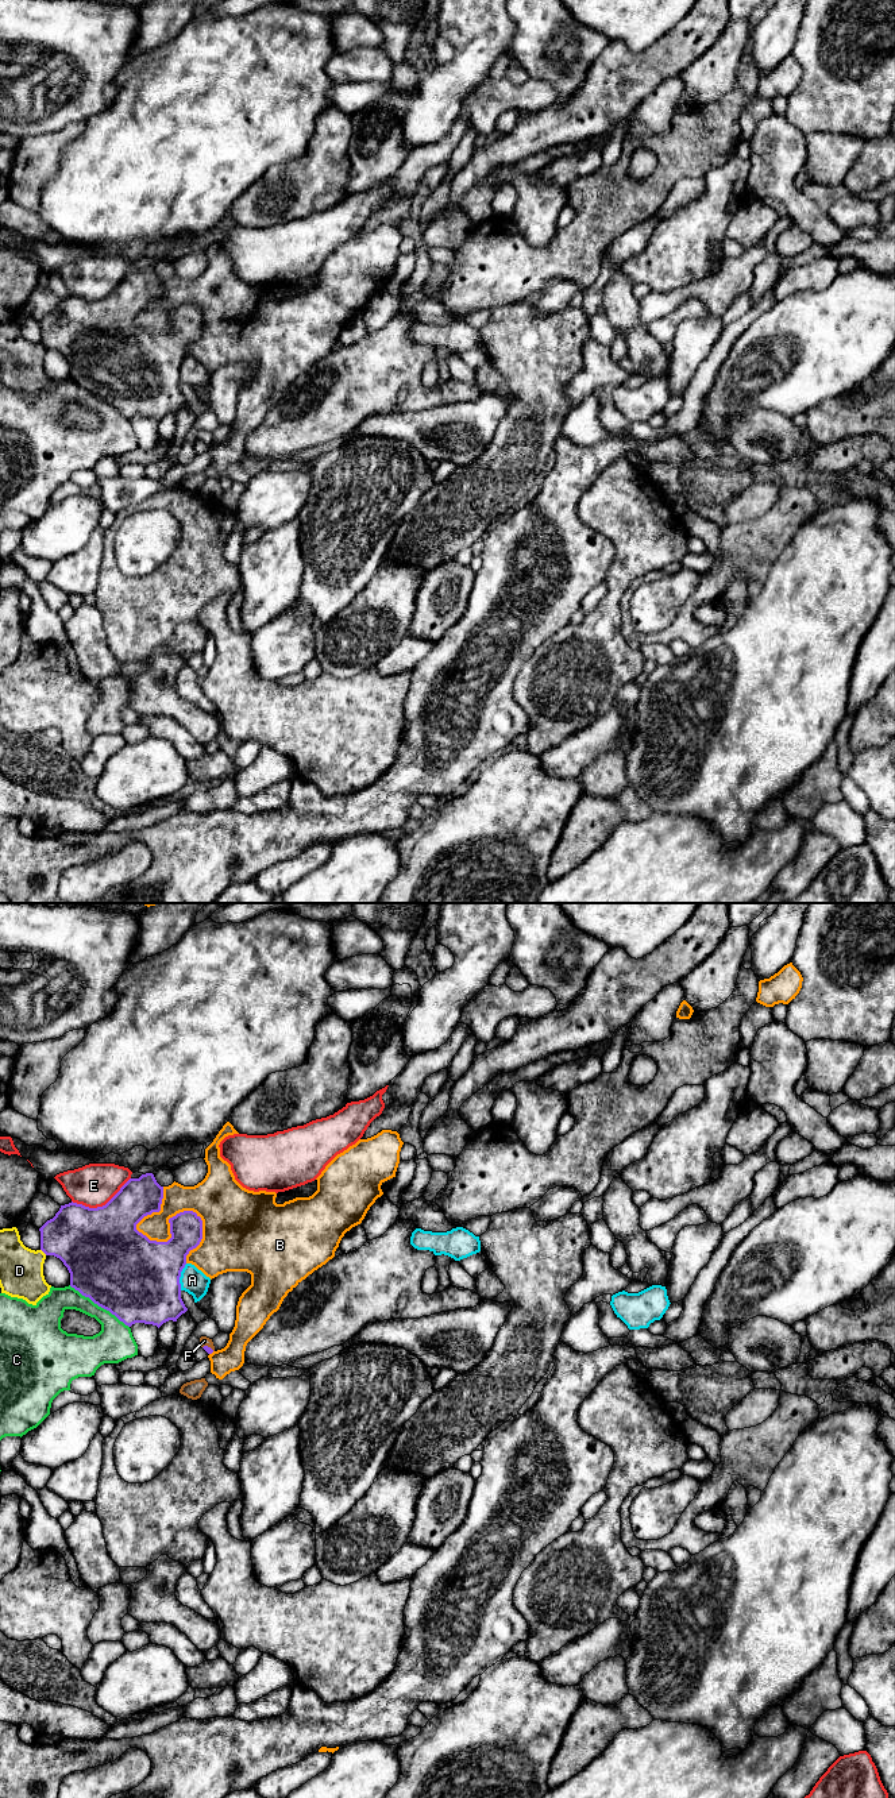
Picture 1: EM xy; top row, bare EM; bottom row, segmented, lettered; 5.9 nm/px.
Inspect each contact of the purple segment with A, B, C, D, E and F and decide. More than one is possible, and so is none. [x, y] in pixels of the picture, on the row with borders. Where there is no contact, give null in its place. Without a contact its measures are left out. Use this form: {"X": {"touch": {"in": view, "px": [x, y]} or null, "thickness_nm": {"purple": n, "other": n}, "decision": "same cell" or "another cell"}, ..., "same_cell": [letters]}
{"A": {"touch": {"in": "xy", "px": [180, 1276]}, "thickness_nm": {"purple": 500, "other": 150}, "decision": "another cell"}, "B": {"touch": {"in": "xy", "px": [170, 1231]}, "thickness_nm": {"purple": 340, "other": 160}, "decision": "another cell"}, "C": {"touch": {"in": "xy", "px": [99, 1305]}, "thickness_nm": {"purple": 500, "other": 220}, "decision": "another cell"}, "D": {"touch": {"in": "xy", "px": [43, 1251]}, "thickness_nm": {"purple": 380, "other": 260}, "decision": "another cell"}, "E": {"touch": {"in": "xy", "px": [103, 1206]}, "thickness_nm": {"purple": 480, "other": 260}, "decision": "another cell"}, "F": {"touch": {"in": "xy", "px": [207, 1346]}, "thickness_nm": {"purple": 40, "other": 60}, "decision": "same cell"}, "same_cell": ["F"]}

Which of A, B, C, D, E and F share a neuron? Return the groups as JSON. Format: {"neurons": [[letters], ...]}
{"neurons": [["A"], ["B"], ["C"], ["D"], ["E"], ["F"]]}

